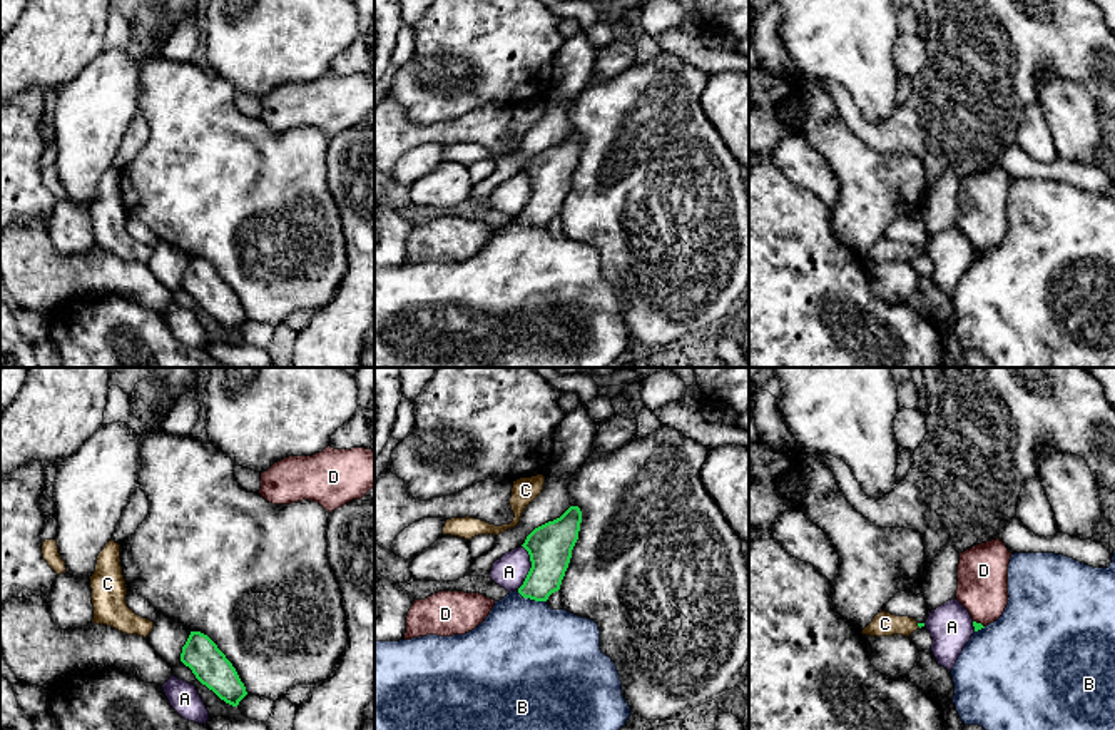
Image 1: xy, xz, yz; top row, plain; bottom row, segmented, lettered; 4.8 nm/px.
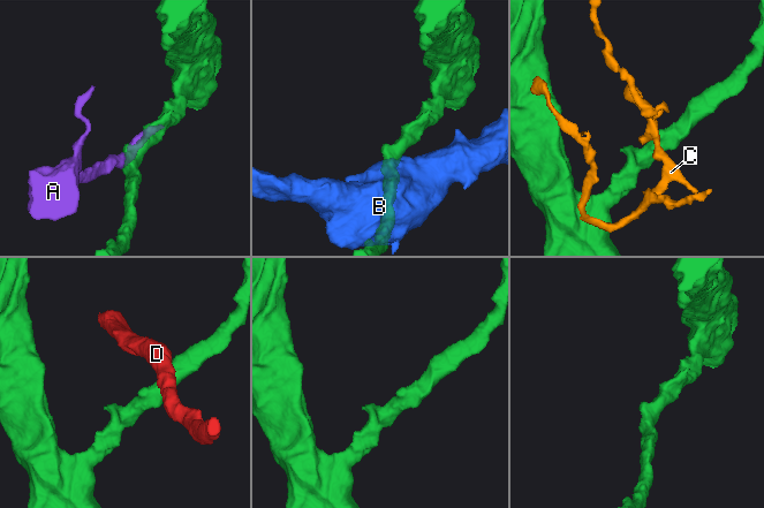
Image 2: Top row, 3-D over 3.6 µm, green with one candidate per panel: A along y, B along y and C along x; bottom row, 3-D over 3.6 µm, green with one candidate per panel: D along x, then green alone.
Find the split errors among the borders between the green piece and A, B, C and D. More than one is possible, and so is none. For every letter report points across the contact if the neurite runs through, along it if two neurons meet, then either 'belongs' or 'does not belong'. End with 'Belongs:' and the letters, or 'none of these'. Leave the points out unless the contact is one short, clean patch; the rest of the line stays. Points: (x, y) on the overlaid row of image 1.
A: does not belong
B: does not belong
C: runs through yz (920, 625), (918, 625), (885, 623); belongs
D: does not belong
Belongs: C

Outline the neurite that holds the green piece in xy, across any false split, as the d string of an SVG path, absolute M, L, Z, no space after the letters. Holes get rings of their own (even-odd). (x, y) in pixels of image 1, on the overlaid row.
M191 631L181 662L226 703L237 707L247 695L236 668L207 635Z

